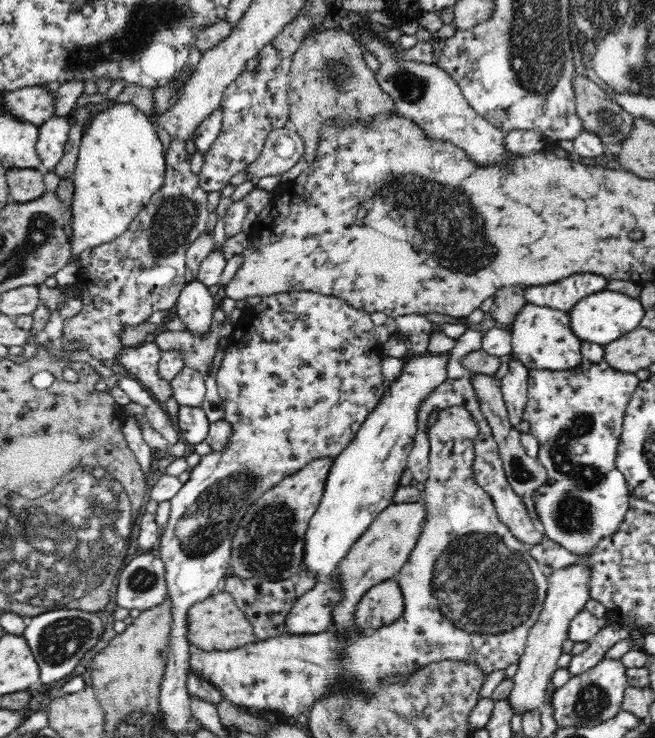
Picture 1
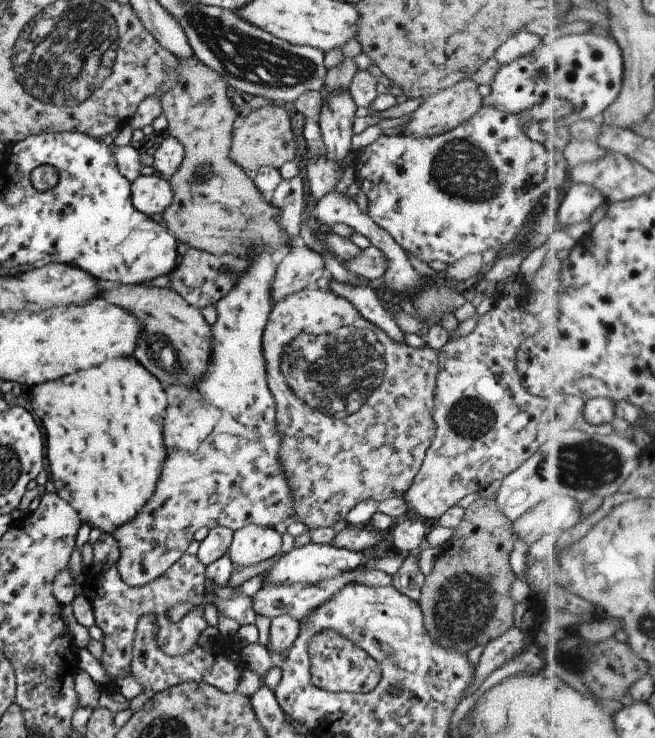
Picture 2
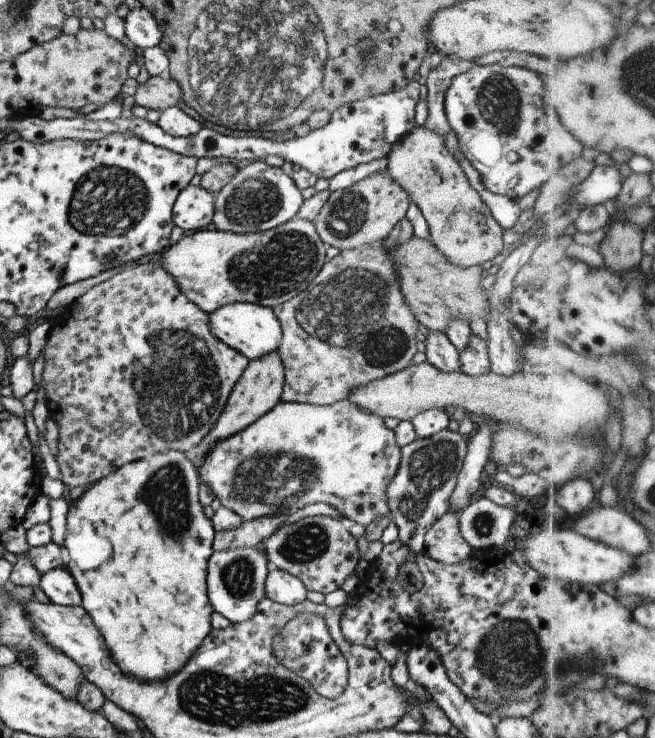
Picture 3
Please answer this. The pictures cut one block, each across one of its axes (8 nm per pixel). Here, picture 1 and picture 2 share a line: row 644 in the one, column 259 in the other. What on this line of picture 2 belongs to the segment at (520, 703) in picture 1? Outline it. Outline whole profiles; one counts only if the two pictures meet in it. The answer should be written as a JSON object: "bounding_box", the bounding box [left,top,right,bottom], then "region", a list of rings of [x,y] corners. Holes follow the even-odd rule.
{"bounding_box":[227,525,281,566],"region":[[[247,525],[233,531],[227,556],[233,565],[249,566],[271,558],[281,548],[281,534],[273,528]]]}

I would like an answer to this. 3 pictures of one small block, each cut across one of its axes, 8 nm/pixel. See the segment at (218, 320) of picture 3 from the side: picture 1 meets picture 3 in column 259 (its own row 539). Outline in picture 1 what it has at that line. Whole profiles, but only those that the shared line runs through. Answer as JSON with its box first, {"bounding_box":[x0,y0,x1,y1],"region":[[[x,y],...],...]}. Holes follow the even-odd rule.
{"bounding_box":[304,350,451,580],"region":[[[424,350],[424,354],[414,354],[403,361],[400,374],[385,388],[380,400],[368,413],[350,445],[338,456],[328,473],[324,494],[314,516],[312,516],[305,532],[304,561],[310,571],[316,573],[320,580],[328,578],[340,559],[351,549],[356,539],[374,522],[374,519],[391,504],[394,491],[400,485],[398,481],[407,468],[407,460],[411,454],[414,438],[418,432],[418,412],[424,400],[434,393],[444,382],[449,380],[448,361],[451,352],[434,354]]]}

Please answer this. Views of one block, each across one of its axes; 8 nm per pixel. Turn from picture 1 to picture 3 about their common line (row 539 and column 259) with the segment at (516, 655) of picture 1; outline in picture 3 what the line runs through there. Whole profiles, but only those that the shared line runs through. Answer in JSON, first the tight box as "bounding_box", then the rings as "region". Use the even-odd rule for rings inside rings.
{"bounding_box":[196,399,400,524],"region":[[[343,399],[330,405],[313,405],[279,401],[249,426],[213,444],[196,469],[200,483],[205,483],[220,506],[235,512],[241,520],[259,516],[292,514],[306,505],[321,502],[337,510],[347,524],[373,523],[391,514],[385,490],[393,480],[400,459],[394,432],[371,412],[355,408],[351,400]]]}

